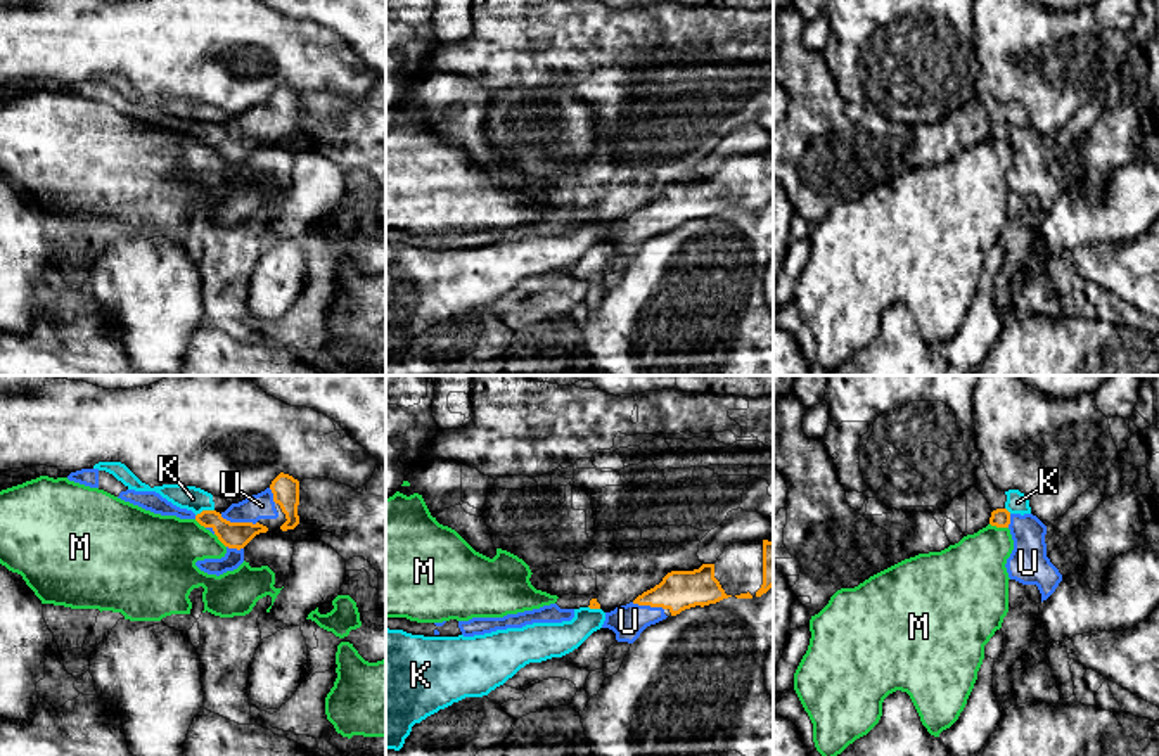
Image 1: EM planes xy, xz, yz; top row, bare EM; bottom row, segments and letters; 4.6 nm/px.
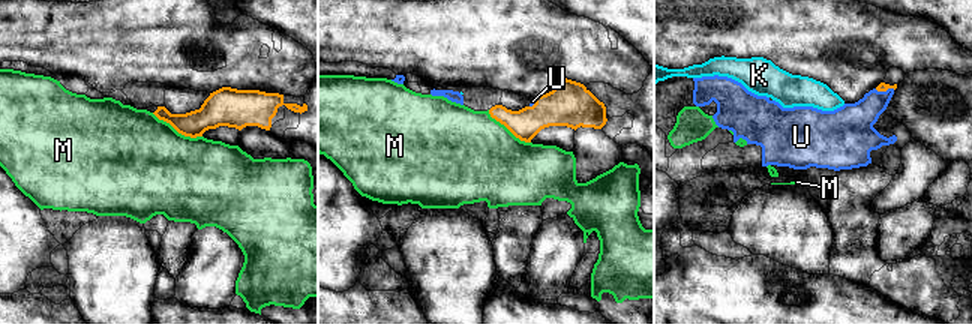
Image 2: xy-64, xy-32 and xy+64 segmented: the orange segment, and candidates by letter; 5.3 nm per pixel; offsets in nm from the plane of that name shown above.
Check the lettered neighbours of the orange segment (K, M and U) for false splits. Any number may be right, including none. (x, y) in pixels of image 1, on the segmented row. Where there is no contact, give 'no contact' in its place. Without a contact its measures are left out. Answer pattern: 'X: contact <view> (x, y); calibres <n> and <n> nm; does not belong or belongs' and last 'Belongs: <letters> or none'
K: contact xy (204, 511); calibres 130 and 110 nm; does not belong
M: contact yz (998, 526); calibres 90 and 320 nm; does not belong
U: contact xy (239, 523); calibres 130 and 120 nm; belongs
Belongs: U

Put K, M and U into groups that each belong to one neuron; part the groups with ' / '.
K / M / U

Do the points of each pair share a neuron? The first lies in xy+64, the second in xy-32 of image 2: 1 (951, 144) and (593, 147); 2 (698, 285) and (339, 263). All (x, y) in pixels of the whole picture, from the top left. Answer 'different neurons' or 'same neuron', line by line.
1: different neurons
2: different neurons

